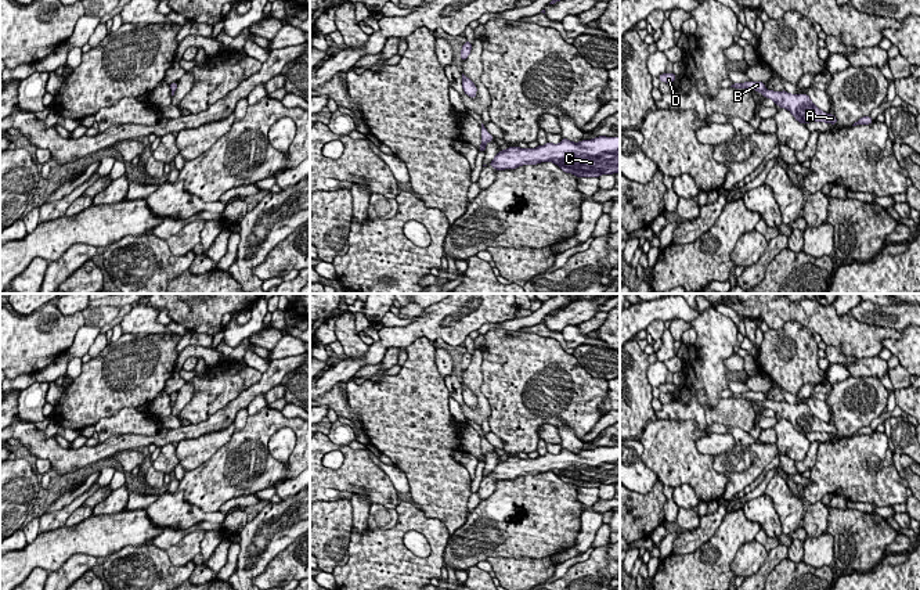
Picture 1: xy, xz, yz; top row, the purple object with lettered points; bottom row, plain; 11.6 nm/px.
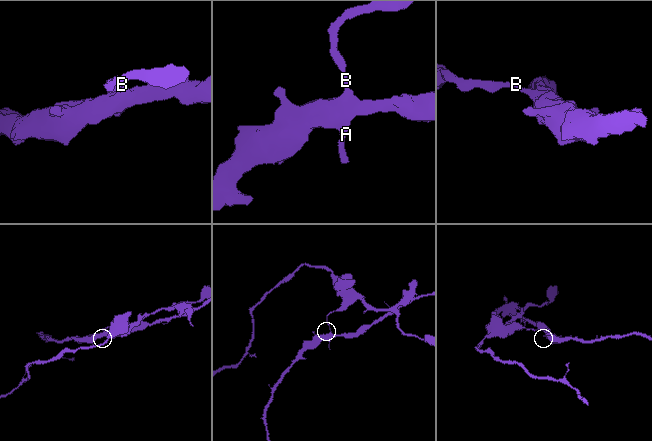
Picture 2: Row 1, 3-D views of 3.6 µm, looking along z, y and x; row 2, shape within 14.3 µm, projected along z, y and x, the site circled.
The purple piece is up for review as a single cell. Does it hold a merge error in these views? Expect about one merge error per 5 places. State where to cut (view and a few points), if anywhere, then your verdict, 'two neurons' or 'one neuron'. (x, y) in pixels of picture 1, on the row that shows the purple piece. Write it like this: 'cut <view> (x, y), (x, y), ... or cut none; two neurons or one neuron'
cut yz (764, 89), (761, 93); two neurons

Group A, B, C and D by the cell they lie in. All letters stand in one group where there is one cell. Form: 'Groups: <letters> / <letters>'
Groups: A C / B D

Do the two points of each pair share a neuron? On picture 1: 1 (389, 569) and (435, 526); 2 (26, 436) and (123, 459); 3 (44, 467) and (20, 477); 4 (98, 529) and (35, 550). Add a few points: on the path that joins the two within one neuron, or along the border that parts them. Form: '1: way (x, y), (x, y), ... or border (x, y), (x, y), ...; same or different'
1: way (390, 551), (390, 542), (407, 525), (417, 525); same
2: border (134, 449), (115, 452), (109, 457); different
3: border (32, 460), (39, 477); different
4: way (83, 539), (67, 540), (50, 550); same

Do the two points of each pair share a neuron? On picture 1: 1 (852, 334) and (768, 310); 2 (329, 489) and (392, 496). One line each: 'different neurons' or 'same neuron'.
1: same neuron
2: same neuron

